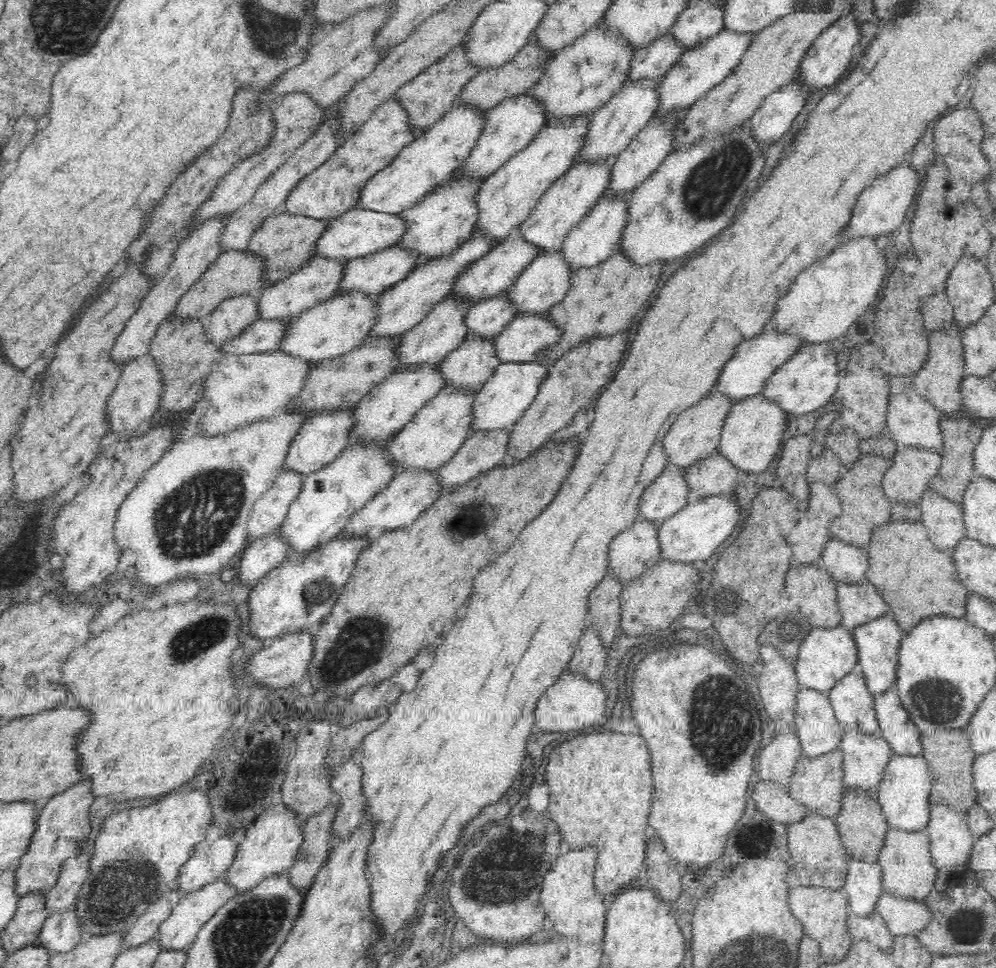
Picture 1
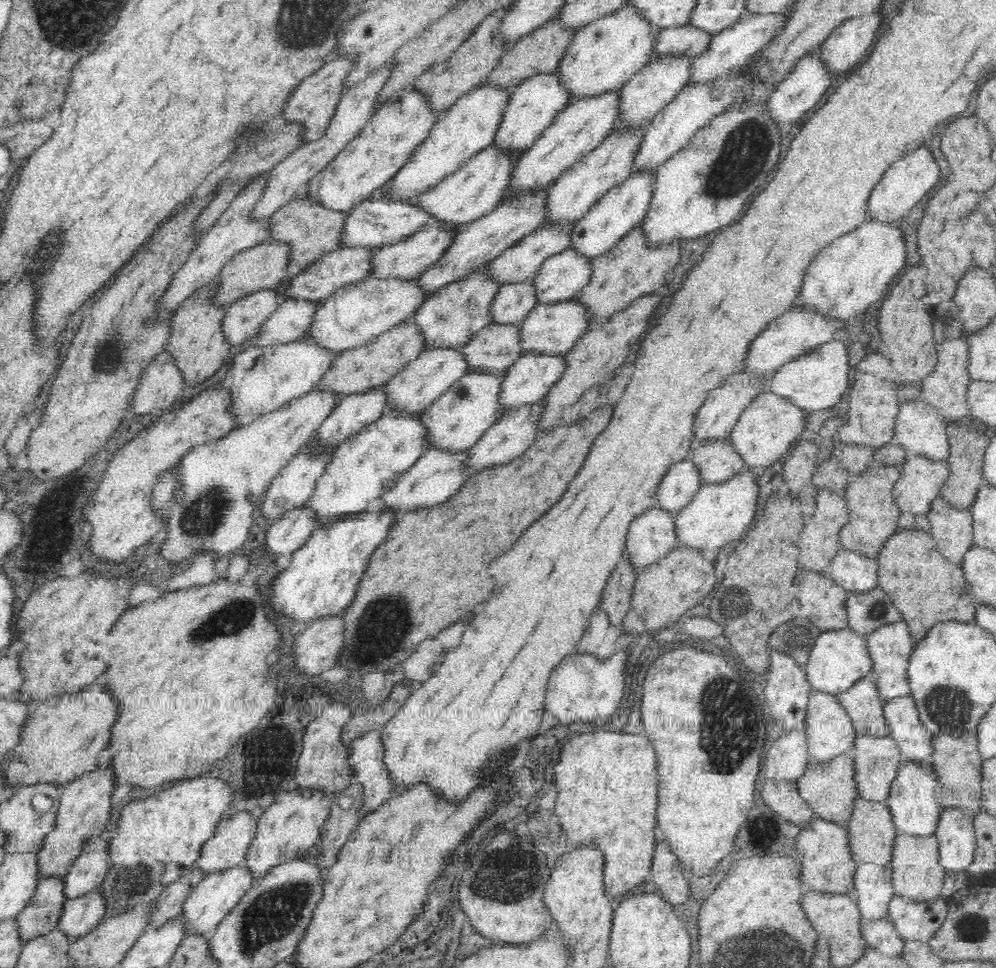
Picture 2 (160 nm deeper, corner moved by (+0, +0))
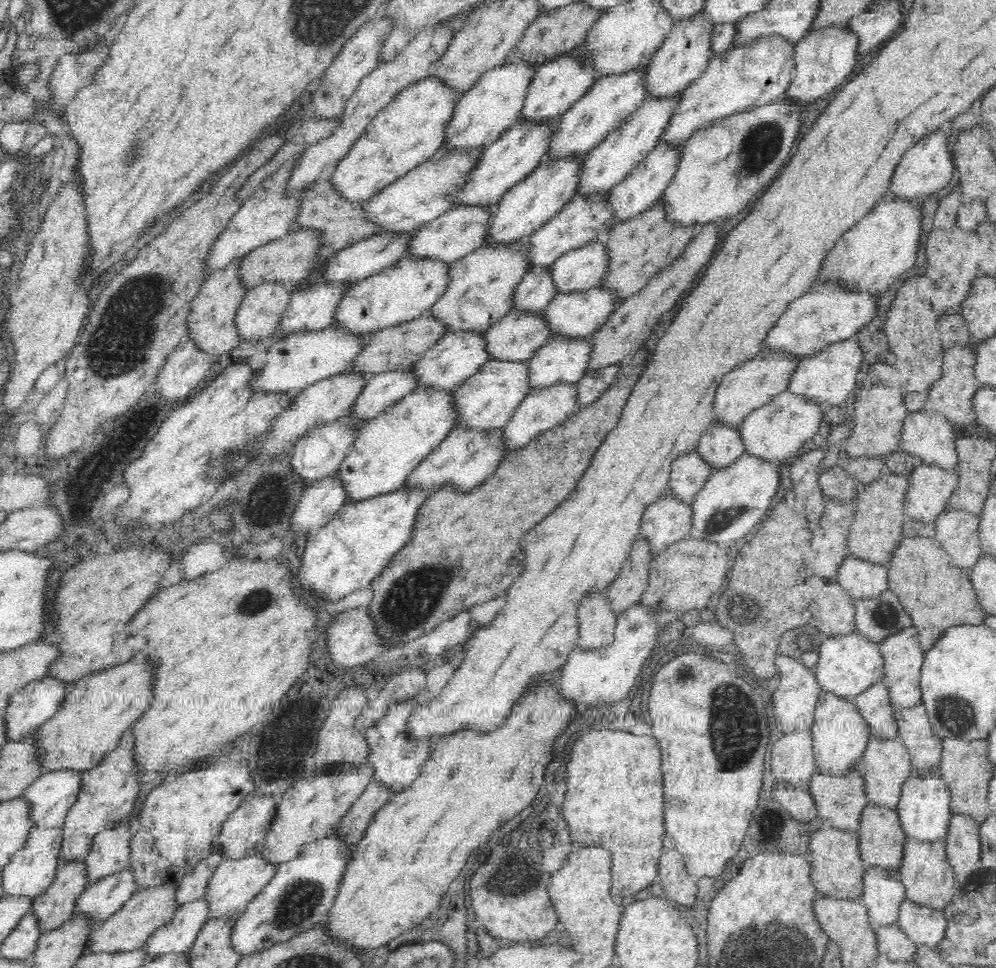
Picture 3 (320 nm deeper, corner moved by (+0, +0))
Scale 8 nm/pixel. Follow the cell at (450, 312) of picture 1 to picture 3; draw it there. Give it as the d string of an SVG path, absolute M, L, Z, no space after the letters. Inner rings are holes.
M524 244L508 246L481 246L448 265L449 277L446 290L439 296L428 313L443 324L446 332L485 331L498 322L512 307L515 286L530 268L523 259Z

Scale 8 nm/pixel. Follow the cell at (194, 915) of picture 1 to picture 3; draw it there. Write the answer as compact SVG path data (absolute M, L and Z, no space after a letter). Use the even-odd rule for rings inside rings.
M259 849L240 860L222 859L206 883L203 901L207 904L207 918L234 918L237 919L245 906L258 894L274 874L274 864L268 864L259 855Z

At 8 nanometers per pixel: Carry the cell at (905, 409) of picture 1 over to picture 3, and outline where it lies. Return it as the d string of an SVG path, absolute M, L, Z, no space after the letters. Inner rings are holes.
M934 410L908 411L902 426L901 449L907 455L929 465L938 465L943 469L954 470L957 463L955 449L956 427L941 413Z

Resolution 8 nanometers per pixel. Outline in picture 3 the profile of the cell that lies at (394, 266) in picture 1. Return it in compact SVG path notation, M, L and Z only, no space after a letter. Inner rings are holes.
M454 207L410 234L406 256L416 261L436 260L446 265L482 246L492 208Z

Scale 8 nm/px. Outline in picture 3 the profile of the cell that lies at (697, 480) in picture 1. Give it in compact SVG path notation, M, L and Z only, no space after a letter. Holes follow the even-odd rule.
M714 423L700 437L695 452L716 471L734 464L745 453L745 447L737 429Z

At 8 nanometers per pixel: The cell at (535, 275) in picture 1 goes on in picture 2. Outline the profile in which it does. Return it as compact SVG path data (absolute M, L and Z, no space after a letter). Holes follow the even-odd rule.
M572 248L551 254L541 262L540 268L530 280L538 305L554 305L562 301L574 300L579 290L587 285L591 270L587 258L576 254Z

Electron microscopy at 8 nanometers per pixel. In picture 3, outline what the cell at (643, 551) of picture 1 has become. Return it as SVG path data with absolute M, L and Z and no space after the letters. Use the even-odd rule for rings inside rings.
M666 490L642 513L636 539L645 541L653 558L667 546L688 538L690 530L689 505L676 500Z

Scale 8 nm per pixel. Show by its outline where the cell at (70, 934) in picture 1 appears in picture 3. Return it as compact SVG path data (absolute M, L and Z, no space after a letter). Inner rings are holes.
M131 869L87 885L75 900L73 912L97 926L112 916L136 892Z

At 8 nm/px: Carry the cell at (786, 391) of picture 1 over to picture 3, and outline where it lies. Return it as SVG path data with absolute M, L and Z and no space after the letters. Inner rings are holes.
M850 338L825 346L816 353L800 359L790 373L786 390L800 395L806 402L813 402L821 408L841 405L855 388L862 360L860 350L858 341Z

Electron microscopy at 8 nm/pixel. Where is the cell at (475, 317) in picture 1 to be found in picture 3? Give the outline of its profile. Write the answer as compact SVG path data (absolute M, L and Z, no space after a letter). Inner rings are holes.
M548 267L530 268L515 286L512 307L521 313L539 313L548 306L555 294Z

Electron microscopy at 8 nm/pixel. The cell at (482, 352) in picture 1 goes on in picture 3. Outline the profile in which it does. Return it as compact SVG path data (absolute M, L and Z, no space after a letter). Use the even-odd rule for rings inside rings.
M512 309L508 311L498 322L489 326L482 332L484 341L484 350L488 355L489 360L496 362L526 362L532 353L541 346L548 344L550 334L543 318L539 313L521 313L518 310Z

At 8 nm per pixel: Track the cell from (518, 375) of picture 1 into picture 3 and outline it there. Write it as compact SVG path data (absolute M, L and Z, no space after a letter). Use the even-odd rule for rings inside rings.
M554 337L548 344L538 347L525 362L527 366L527 390L540 390L560 383L578 382L585 372L589 360L588 338L572 341L569 338Z

